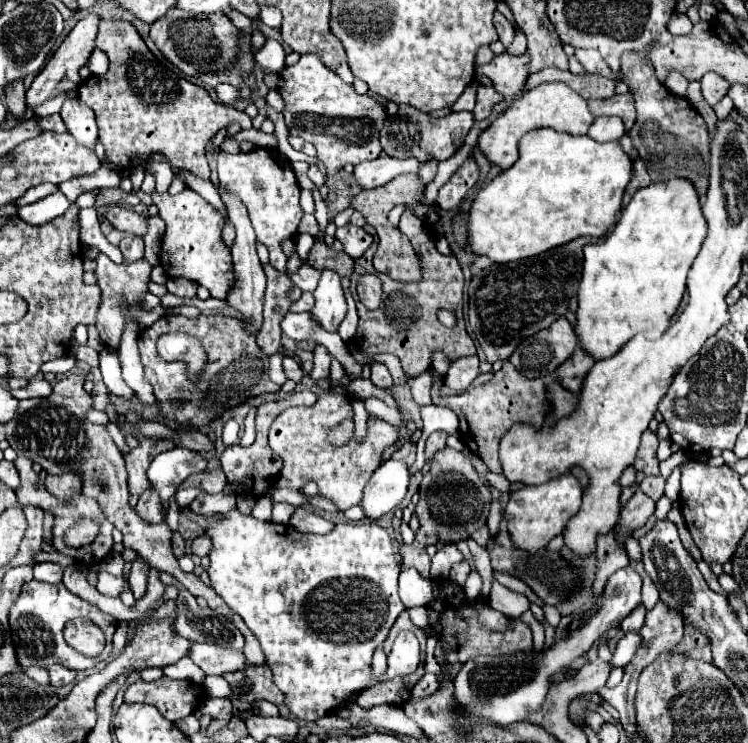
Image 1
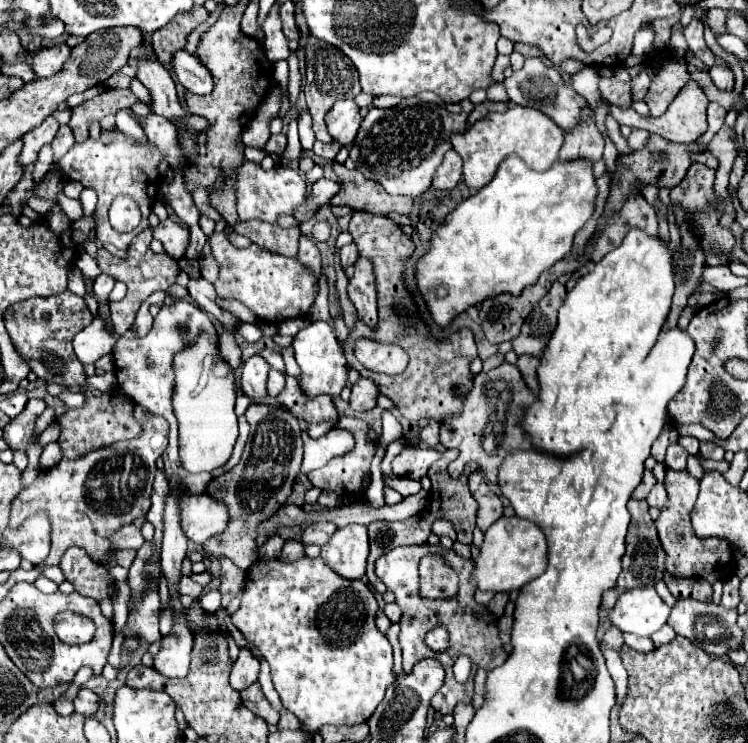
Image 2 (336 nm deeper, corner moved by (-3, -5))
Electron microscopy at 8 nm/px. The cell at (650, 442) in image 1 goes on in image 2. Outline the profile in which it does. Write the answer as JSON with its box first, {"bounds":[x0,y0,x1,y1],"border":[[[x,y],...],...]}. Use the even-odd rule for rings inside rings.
{"bounds":[656,470,732,584],"border":[[[666,470],[666,492],[668,502],[666,508],[660,512],[656,520],[656,530],[660,536],[660,544],[666,552],[666,570],[672,576],[686,576],[686,578],[706,578],[710,584],[716,580],[726,580],[732,574],[732,552],[728,542],[722,538],[696,538],[690,526],[690,512],[698,498],[698,480],[692,478],[686,470]]]}

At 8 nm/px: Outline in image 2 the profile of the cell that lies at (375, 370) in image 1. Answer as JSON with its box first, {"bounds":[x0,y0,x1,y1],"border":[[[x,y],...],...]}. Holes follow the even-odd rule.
{"bounds":[350,378,380,412],"border":[[[360,378],[352,386],[352,396],[350,396],[350,406],[358,412],[372,410],[376,406],[376,398],[380,396],[380,390],[376,390],[376,382],[368,378]]]}

